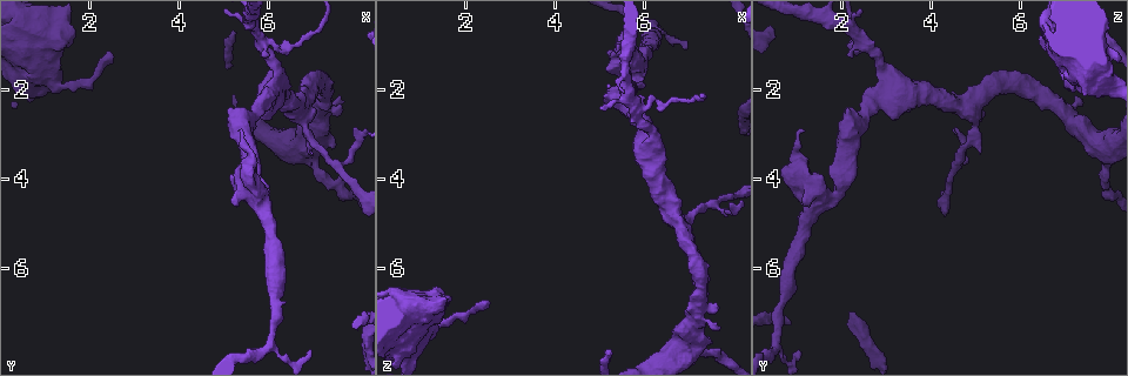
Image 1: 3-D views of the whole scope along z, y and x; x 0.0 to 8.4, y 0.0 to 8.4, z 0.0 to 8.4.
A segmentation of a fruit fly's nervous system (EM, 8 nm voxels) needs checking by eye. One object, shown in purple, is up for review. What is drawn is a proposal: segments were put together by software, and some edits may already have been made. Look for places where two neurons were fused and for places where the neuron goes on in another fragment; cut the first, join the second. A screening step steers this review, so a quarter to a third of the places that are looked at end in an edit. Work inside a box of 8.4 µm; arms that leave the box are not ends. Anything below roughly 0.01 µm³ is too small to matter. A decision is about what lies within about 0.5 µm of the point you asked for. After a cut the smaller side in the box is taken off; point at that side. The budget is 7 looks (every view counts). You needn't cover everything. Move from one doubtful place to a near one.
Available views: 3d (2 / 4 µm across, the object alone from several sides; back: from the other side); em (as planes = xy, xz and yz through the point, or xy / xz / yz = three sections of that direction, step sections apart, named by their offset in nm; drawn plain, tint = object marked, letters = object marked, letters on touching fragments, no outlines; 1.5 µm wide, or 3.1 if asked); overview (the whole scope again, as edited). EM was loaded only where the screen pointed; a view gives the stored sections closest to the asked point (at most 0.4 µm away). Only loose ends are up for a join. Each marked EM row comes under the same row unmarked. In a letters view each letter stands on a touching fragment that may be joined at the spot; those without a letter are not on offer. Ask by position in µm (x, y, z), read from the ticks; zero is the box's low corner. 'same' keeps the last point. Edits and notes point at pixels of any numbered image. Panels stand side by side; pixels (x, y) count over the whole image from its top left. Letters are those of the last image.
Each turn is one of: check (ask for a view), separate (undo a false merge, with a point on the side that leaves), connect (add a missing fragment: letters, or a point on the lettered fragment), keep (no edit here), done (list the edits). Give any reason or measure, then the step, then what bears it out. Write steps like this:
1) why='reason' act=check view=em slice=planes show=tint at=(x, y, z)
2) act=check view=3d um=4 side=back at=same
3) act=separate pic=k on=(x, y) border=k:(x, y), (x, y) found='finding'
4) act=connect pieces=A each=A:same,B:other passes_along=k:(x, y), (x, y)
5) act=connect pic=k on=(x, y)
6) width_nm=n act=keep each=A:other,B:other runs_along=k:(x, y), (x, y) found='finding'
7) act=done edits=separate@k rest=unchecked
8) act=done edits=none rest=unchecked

why='thin end' act=check view=3d um=2 at=(2.45, 1.15, 6.80)

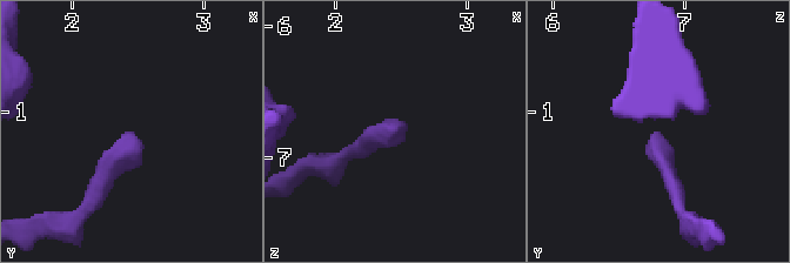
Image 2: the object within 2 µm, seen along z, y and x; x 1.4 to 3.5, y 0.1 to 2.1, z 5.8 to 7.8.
act=check view=em slice=planes show=tint at=(2.42, 1.18, 6.82)

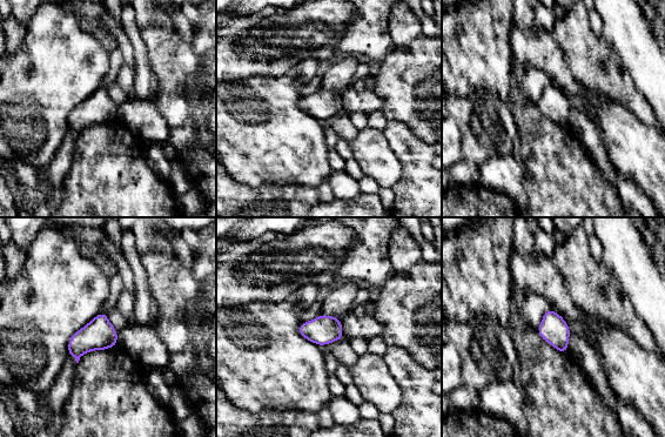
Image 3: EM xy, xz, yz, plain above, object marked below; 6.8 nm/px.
act=check view=em slice=planes show=letters at=same

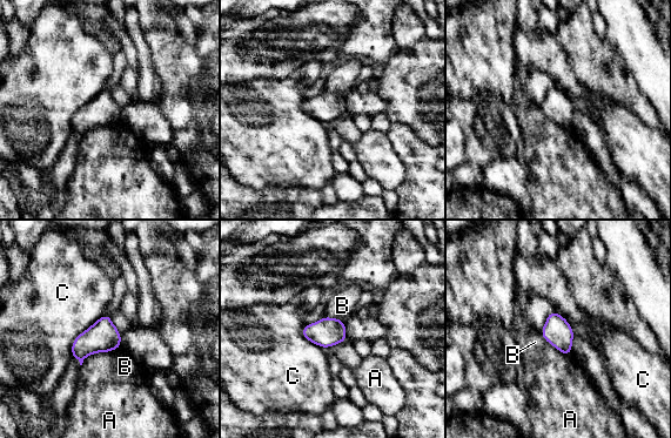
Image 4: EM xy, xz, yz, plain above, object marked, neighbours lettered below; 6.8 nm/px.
width_nm=190 act=keep each=A:other,B:other,C:other border=4:(107, 312), (73, 341), (71, 357) found='none of them fits'

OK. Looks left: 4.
why='arms part here' act=check view=em slice=planes show=letters at=(7.55, 3.75, 4.60)

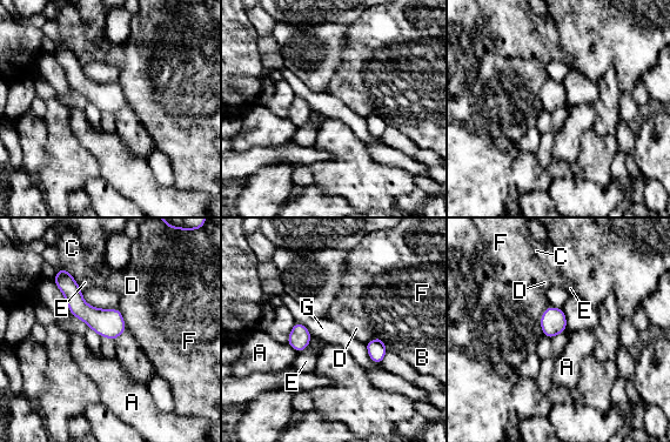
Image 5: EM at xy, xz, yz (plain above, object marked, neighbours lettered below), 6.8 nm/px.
act=keep each=A:other,B:other,C:other,D:other,E:other,F:other,G:other border=5:(286, 343), (297, 353) found='all the same neuron'

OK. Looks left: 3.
why='tapers out' act=check view=3d um=4 at=(6.95, 7.80, 0.95)

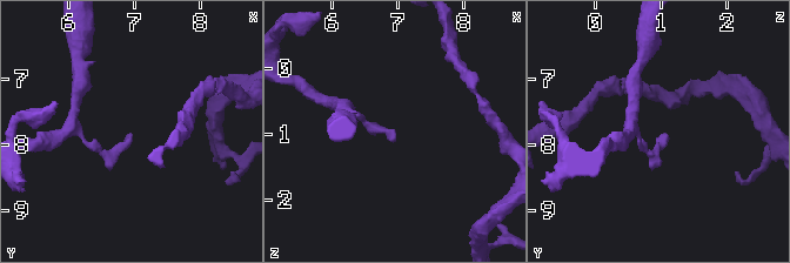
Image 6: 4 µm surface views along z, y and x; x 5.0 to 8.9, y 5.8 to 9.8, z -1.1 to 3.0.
act=check view=em slice=xy step=8 show=letters at=(6.95, 7.85, 0.95)

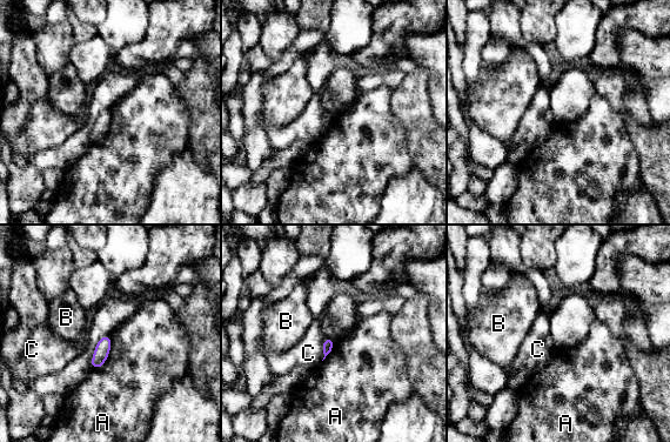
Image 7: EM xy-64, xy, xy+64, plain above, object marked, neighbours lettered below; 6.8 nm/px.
act=keep each=A:other,B:other,C:other border=7:(109, 335), (108, 357), (92, 369) found='no lettered fragment goes on from it'

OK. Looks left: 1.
act=done edits=none rest=unchecked

